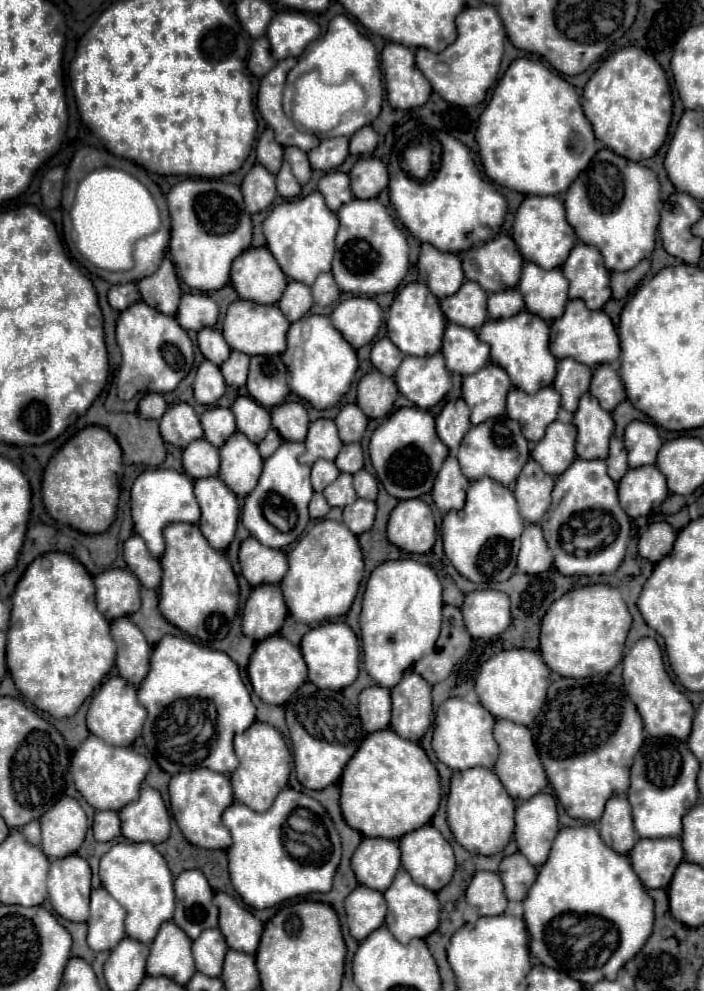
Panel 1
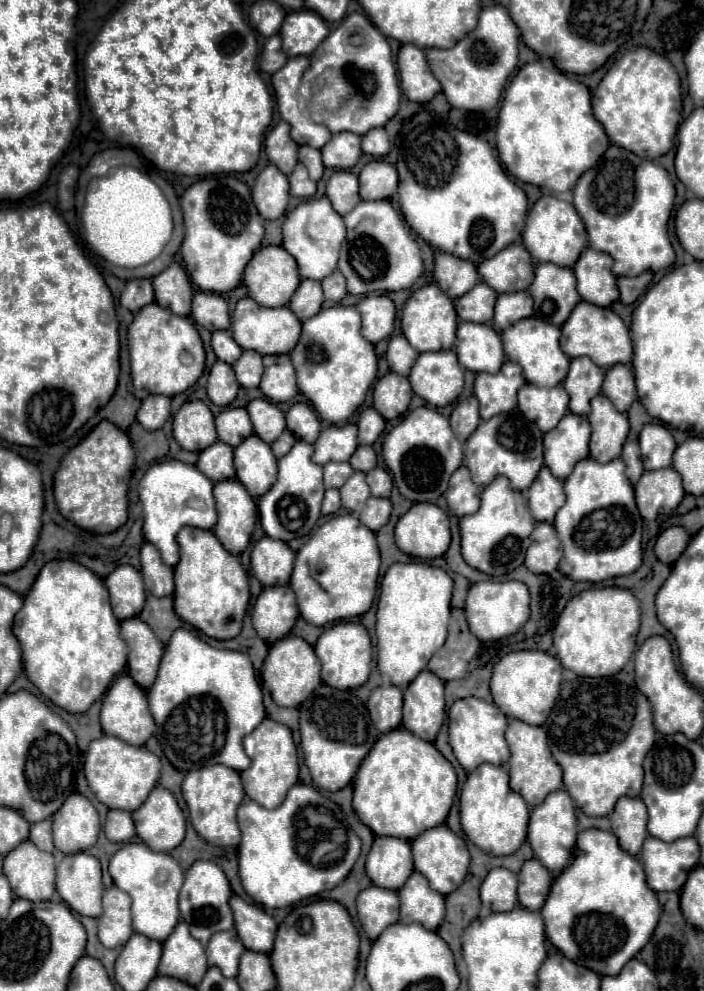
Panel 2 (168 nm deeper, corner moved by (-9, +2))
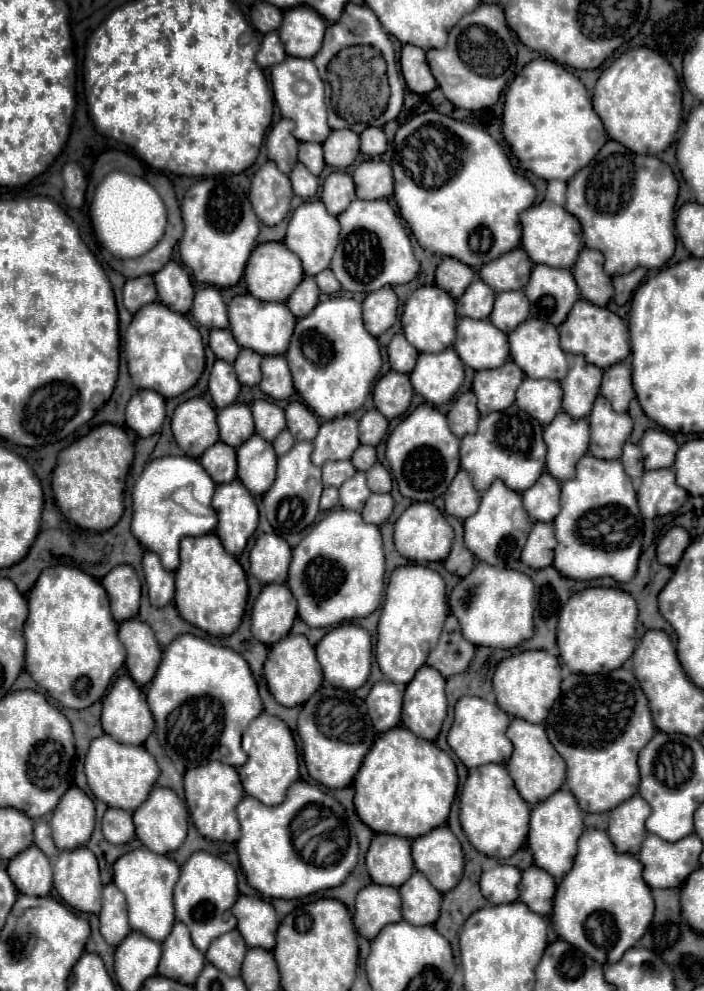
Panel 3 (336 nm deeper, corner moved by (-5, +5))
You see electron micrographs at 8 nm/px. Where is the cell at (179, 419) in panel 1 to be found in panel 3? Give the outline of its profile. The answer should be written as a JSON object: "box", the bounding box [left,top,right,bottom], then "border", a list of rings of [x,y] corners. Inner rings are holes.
{"box":[173,398,219,458],"border":[[[191,398],[175,408],[173,436],[187,456],[199,458],[219,440],[217,432],[215,408],[207,400]]]}

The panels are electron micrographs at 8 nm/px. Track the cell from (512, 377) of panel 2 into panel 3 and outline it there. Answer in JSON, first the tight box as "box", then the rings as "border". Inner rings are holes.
{"box":[473,360,523,416],"border":[[[509,360],[507,364],[499,366],[499,368],[485,368],[485,369],[495,369],[495,370],[479,370],[473,378],[473,392],[477,396],[477,408],[481,412],[481,416],[487,416],[489,412],[495,412],[495,410],[505,410],[507,406],[511,406],[515,402],[515,392],[519,388],[519,384],[523,382],[523,370],[519,370],[519,366],[515,366],[513,360]]]}

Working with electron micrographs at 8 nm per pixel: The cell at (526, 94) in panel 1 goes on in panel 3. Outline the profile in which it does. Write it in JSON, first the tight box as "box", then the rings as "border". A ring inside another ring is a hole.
{"box":[501,58,609,182],"border":[[[537,58],[523,66],[509,84],[503,102],[501,136],[519,160],[521,170],[533,172],[543,180],[563,182],[587,166],[609,140],[583,82],[547,58]]]}

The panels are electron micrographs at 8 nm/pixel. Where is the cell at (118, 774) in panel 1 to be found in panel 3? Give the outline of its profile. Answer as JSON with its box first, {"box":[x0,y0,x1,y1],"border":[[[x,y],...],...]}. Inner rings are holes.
{"box":[85,734,159,812],"border":[[[103,734],[91,740],[91,746],[85,758],[85,774],[87,774],[87,784],[95,794],[95,798],[99,798],[111,808],[133,812],[147,800],[147,794],[151,792],[159,776],[159,768],[155,758],[143,746],[119,744],[109,734]]]}

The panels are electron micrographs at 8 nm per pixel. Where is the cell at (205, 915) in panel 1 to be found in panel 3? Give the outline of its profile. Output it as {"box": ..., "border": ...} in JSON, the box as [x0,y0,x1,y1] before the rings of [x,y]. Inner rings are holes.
{"box":[173,852,239,952],"border":[[[195,852],[181,866],[181,878],[175,884],[175,896],[173,896],[175,918],[191,930],[191,938],[195,946],[199,946],[199,950],[205,952],[213,938],[235,928],[237,922],[231,912],[231,906],[237,894],[239,890],[237,890],[235,870],[219,856],[213,856],[209,852]]]}

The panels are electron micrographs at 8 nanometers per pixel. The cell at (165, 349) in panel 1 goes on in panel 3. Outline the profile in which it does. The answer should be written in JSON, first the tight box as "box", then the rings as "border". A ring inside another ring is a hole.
{"box":[125,302,205,398],"border":[[[161,302],[143,306],[125,332],[125,356],[135,388],[149,388],[165,398],[173,398],[189,390],[205,368],[203,340],[197,328],[183,316],[167,310]]]}

